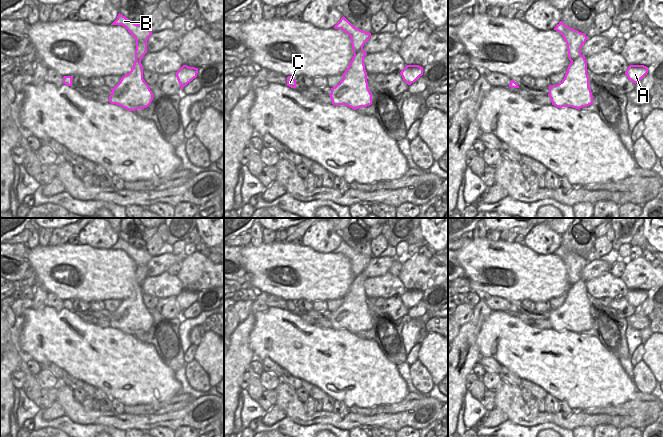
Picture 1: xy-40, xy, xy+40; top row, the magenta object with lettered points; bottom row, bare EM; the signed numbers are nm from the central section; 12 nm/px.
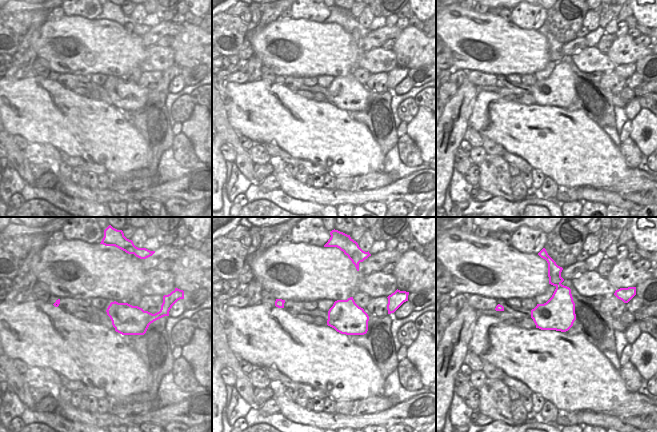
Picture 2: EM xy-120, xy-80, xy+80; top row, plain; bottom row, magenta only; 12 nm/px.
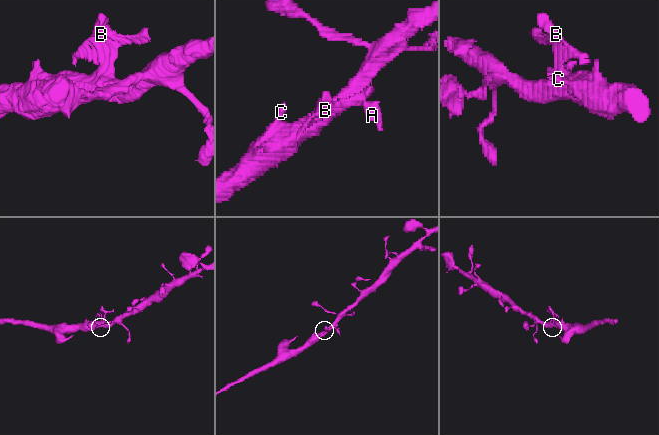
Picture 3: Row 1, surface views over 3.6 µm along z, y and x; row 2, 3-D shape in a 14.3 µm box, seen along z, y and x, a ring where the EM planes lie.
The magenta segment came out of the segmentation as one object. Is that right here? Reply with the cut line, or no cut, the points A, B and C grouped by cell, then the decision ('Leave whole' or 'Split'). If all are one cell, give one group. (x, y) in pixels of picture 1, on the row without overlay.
Split along xy (364, 278), (359, 274), (354, 279). Groups: A C / B. Split.

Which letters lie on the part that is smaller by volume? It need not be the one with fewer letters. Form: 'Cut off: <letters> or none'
Cut off: B.

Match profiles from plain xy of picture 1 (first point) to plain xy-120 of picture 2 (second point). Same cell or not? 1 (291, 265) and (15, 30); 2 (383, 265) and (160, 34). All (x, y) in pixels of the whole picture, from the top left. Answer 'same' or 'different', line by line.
1: different
2: same

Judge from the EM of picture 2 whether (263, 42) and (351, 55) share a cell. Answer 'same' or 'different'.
same

